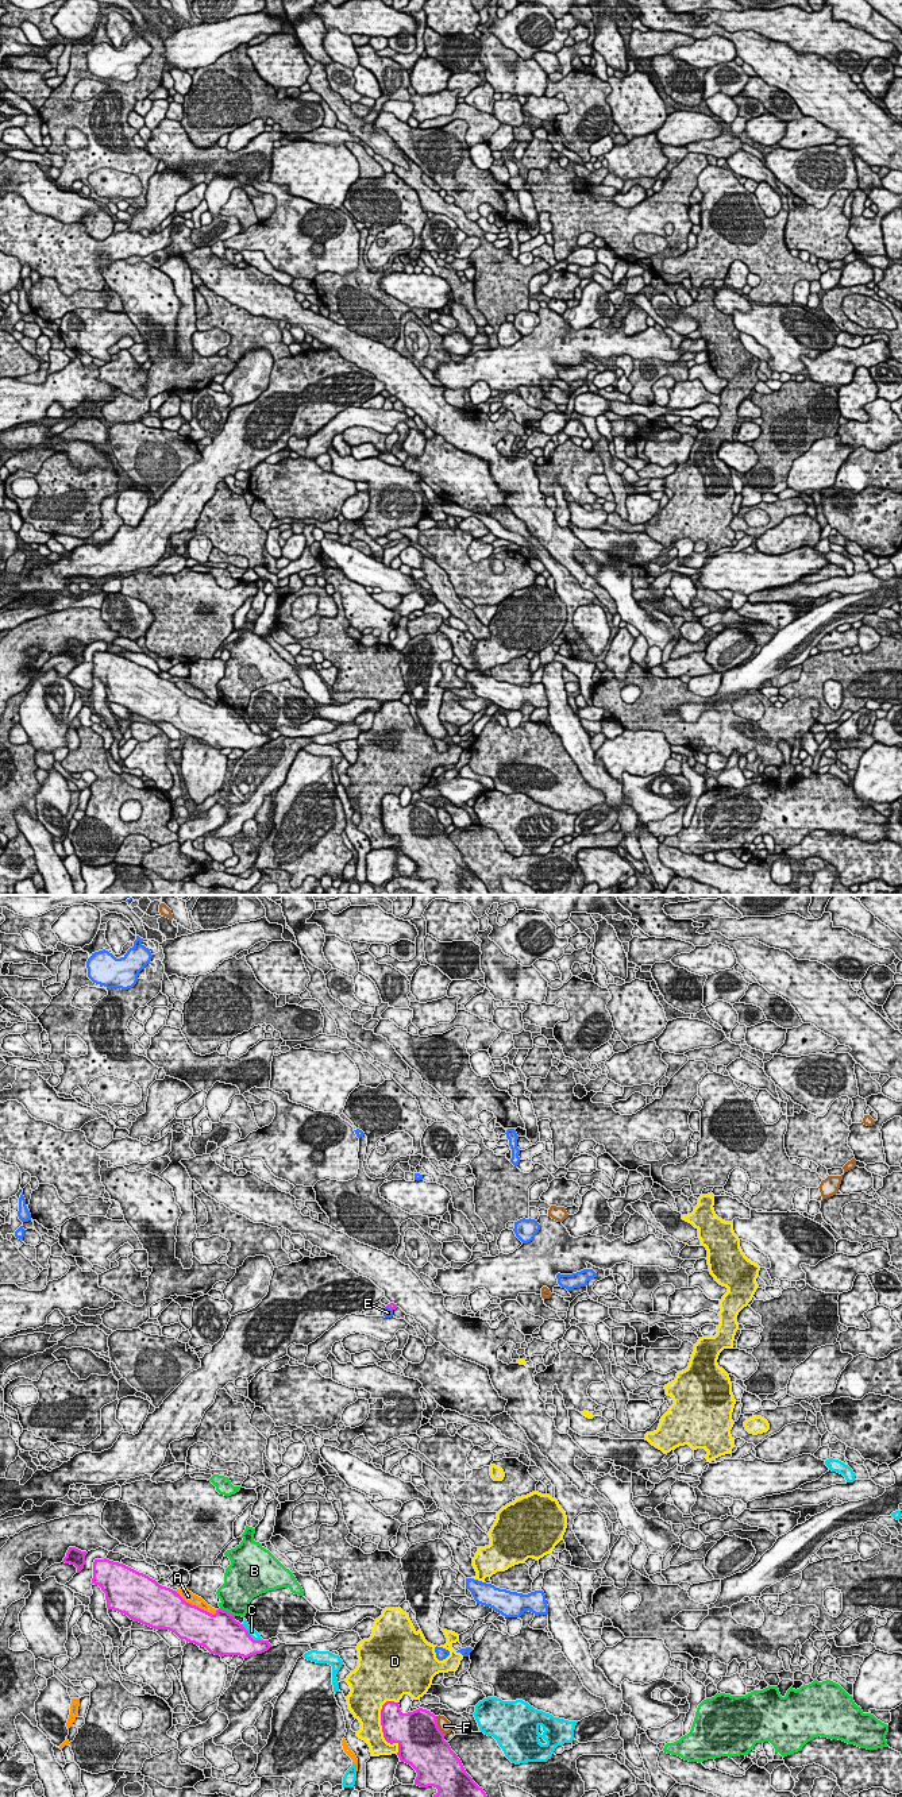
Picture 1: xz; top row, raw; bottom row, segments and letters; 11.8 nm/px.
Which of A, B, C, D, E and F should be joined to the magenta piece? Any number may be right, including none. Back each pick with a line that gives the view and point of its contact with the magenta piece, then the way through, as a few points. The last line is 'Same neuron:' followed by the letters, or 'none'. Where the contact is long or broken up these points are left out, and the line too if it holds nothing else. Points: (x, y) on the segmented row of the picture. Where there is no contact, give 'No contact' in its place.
Same neuron: none

